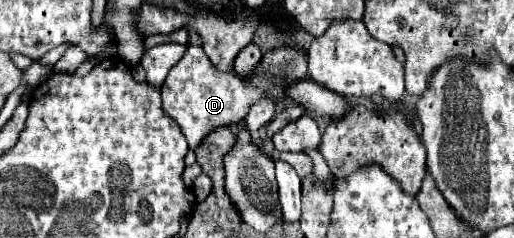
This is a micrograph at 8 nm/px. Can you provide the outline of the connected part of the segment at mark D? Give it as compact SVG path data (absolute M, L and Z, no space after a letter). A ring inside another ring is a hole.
M189 46L185 56L171 68L161 88L163 110L181 126L181 132L185 134L189 148L195 150L201 138L209 134L209 130L215 130L217 126L239 124L247 116L249 106L255 100L259 100L265 94L271 94L273 98L285 96L285 88L295 80L305 78L305 74L307 74L307 56L295 48L277 48L273 52L267 52L263 56L263 62L245 82L237 72L213 70L203 48Z

